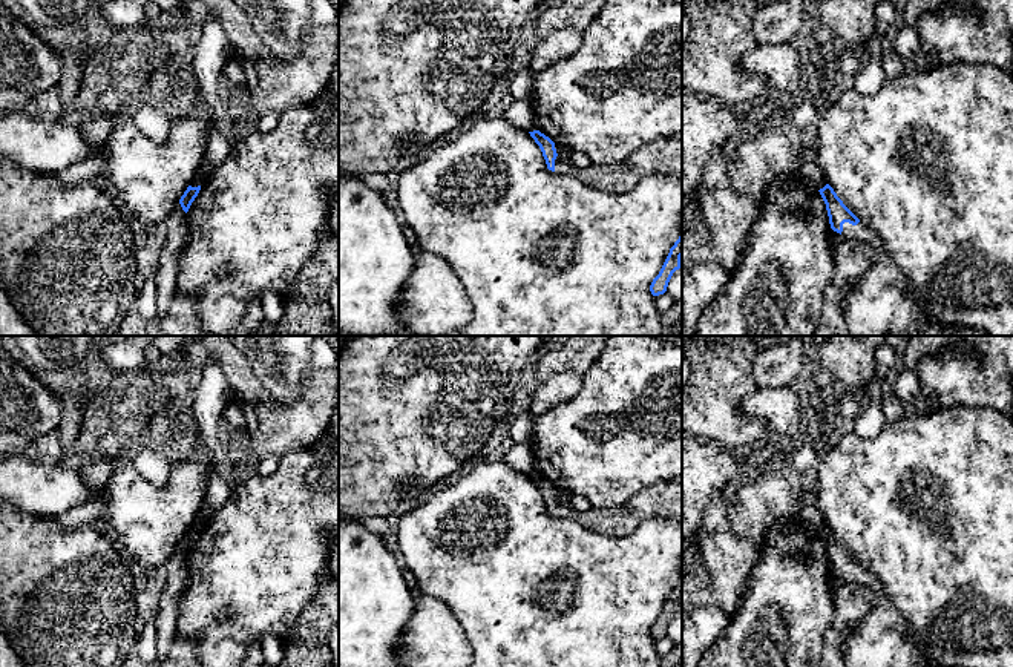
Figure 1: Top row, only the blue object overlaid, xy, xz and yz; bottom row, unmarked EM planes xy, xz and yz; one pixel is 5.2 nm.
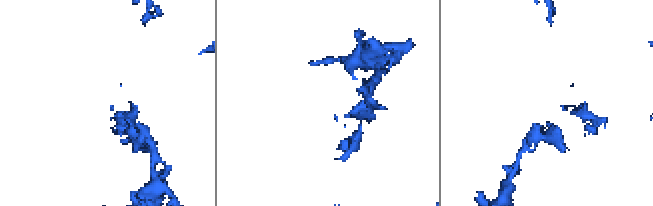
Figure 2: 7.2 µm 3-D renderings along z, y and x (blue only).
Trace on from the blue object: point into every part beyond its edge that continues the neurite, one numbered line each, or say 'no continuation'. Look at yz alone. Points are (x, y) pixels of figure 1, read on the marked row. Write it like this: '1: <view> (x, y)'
1: yz (881, 302)

